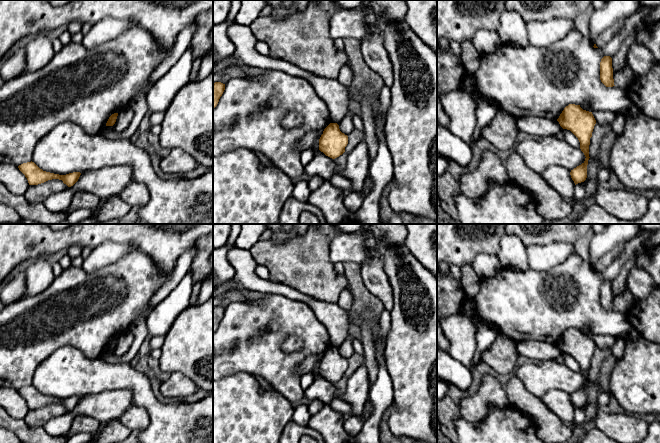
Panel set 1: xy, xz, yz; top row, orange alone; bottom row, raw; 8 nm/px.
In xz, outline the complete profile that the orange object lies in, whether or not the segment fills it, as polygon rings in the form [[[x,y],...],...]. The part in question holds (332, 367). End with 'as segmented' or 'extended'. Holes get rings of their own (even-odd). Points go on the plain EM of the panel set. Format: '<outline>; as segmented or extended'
[[[330,347],[319,363],[319,374],[335,383],[345,376],[348,360],[342,357],[337,347]]]; as segmented

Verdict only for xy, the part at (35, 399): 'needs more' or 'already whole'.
already whole

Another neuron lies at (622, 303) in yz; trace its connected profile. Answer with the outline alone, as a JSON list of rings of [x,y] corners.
[[[626,286],[622,293],[613,297],[614,309],[622,314],[626,314],[634,301],[632,293]]]

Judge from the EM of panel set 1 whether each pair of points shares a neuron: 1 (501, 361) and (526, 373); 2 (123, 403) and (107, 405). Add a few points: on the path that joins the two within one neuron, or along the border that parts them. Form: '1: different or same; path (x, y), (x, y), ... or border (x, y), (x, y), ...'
1: different; border (517, 365), (513, 372)
2: same; path (119, 403), (111, 404)

